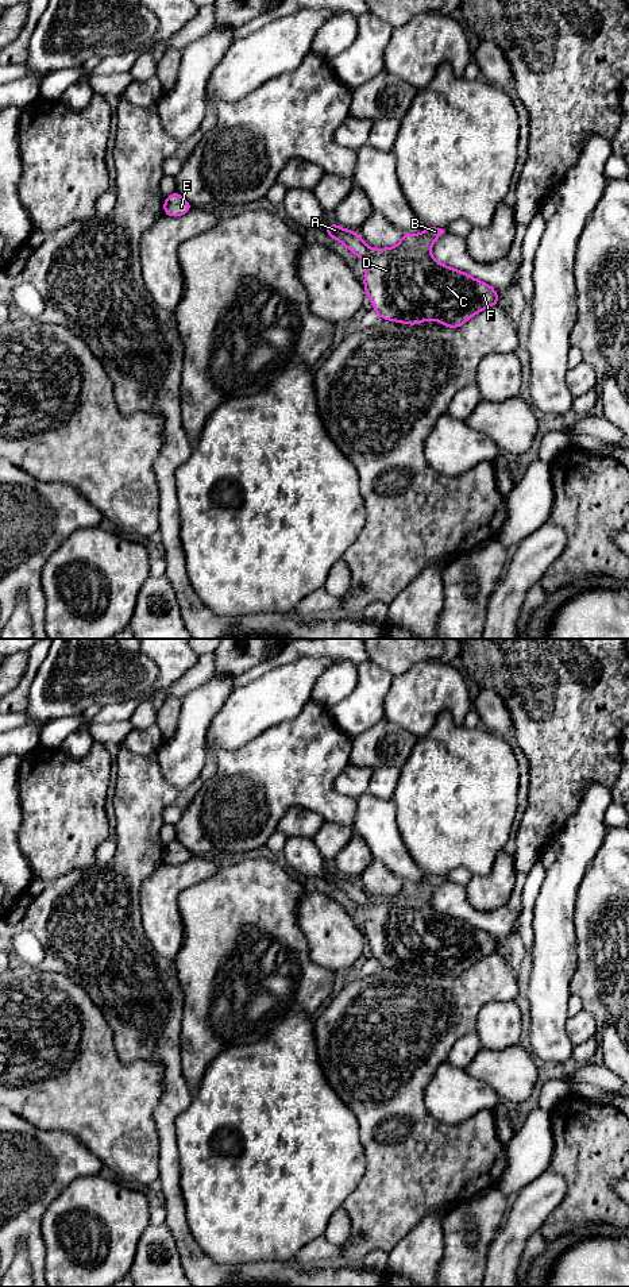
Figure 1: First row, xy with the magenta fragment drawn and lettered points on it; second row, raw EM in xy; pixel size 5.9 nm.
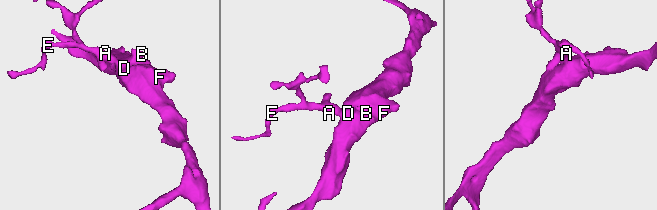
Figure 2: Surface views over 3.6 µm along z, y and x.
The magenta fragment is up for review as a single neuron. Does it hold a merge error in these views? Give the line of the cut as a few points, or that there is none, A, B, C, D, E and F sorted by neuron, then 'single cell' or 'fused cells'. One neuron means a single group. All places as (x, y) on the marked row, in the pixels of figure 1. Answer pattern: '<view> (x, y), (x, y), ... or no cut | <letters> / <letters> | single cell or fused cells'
no cut | A B C D E F | single cell

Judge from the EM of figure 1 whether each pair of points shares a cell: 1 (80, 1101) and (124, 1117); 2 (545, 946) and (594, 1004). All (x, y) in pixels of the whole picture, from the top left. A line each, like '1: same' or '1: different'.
1: same
2: different

